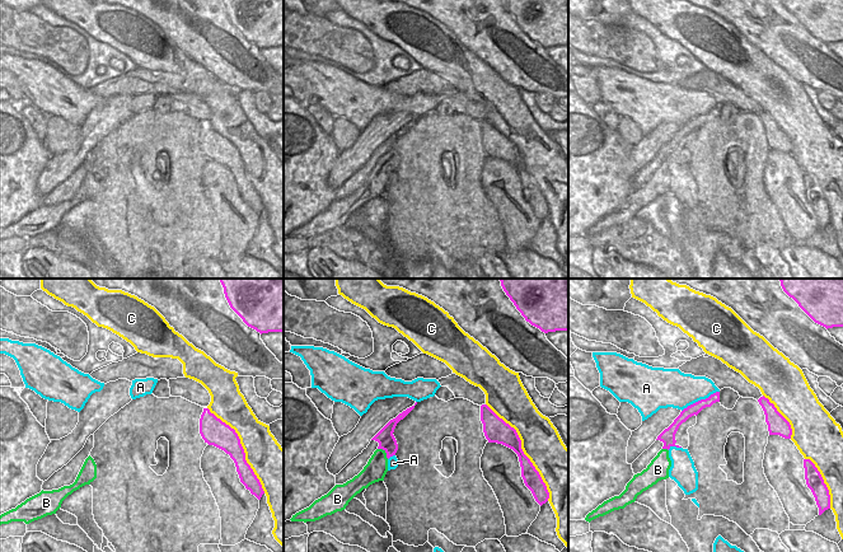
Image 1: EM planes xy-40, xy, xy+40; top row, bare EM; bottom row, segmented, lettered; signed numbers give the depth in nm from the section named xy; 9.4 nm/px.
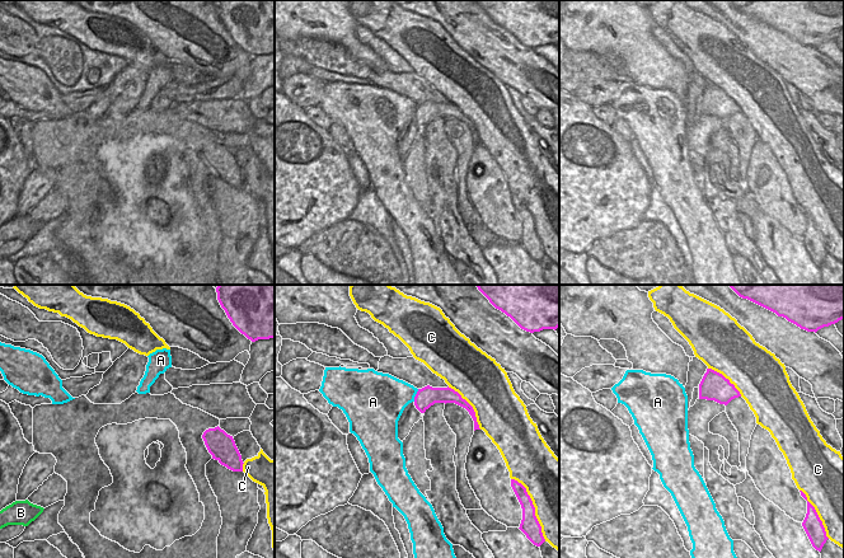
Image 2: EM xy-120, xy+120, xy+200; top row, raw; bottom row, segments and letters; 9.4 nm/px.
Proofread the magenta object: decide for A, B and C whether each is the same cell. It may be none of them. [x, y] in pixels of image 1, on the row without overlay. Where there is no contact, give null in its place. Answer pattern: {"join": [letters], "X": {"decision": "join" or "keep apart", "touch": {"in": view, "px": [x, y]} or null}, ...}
{"join": [], "A": {"decision": "keep apart", "touch": {"in": "xy+40", "px": [701, 115]}}, "B": {"decision": "keep apart", "touch": {"in": "xy", "px": [385, 167]}}, "C": {"decision": "keep apart", "touch": {"in": "xy", "px": [521, 165]}}}

